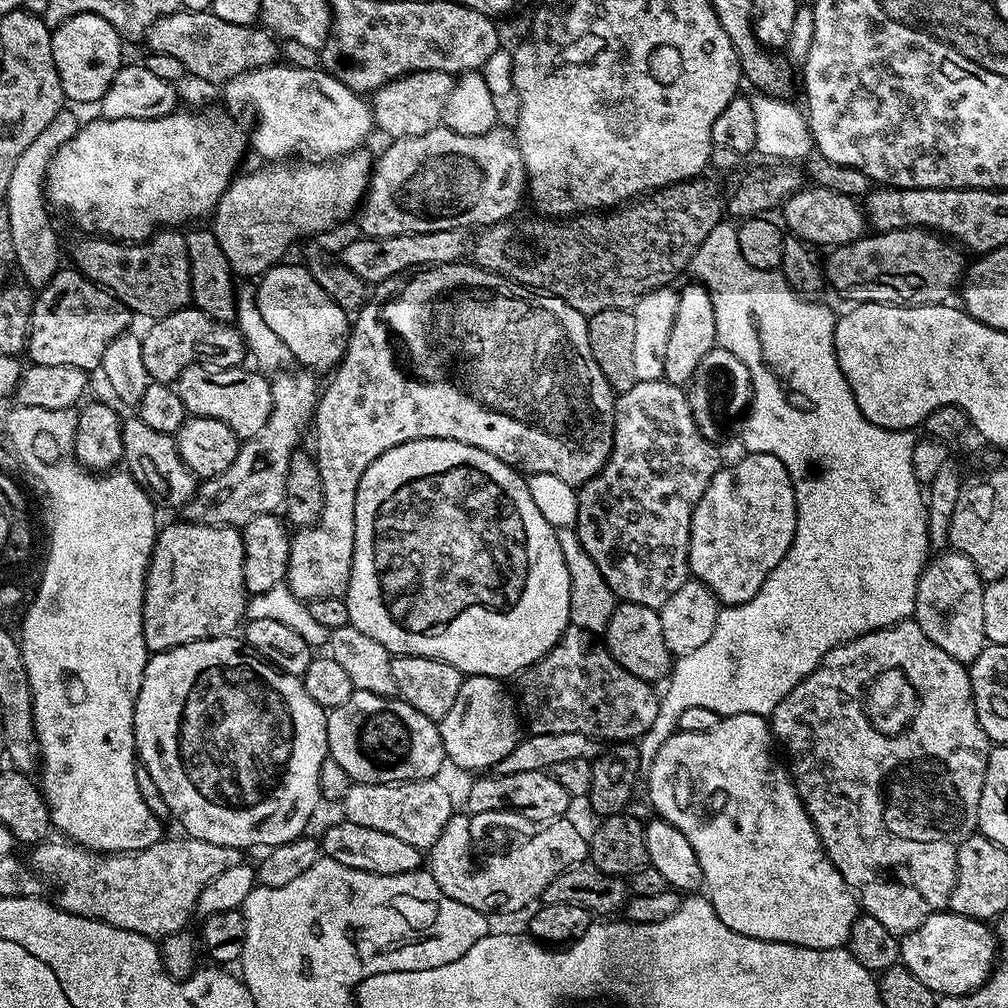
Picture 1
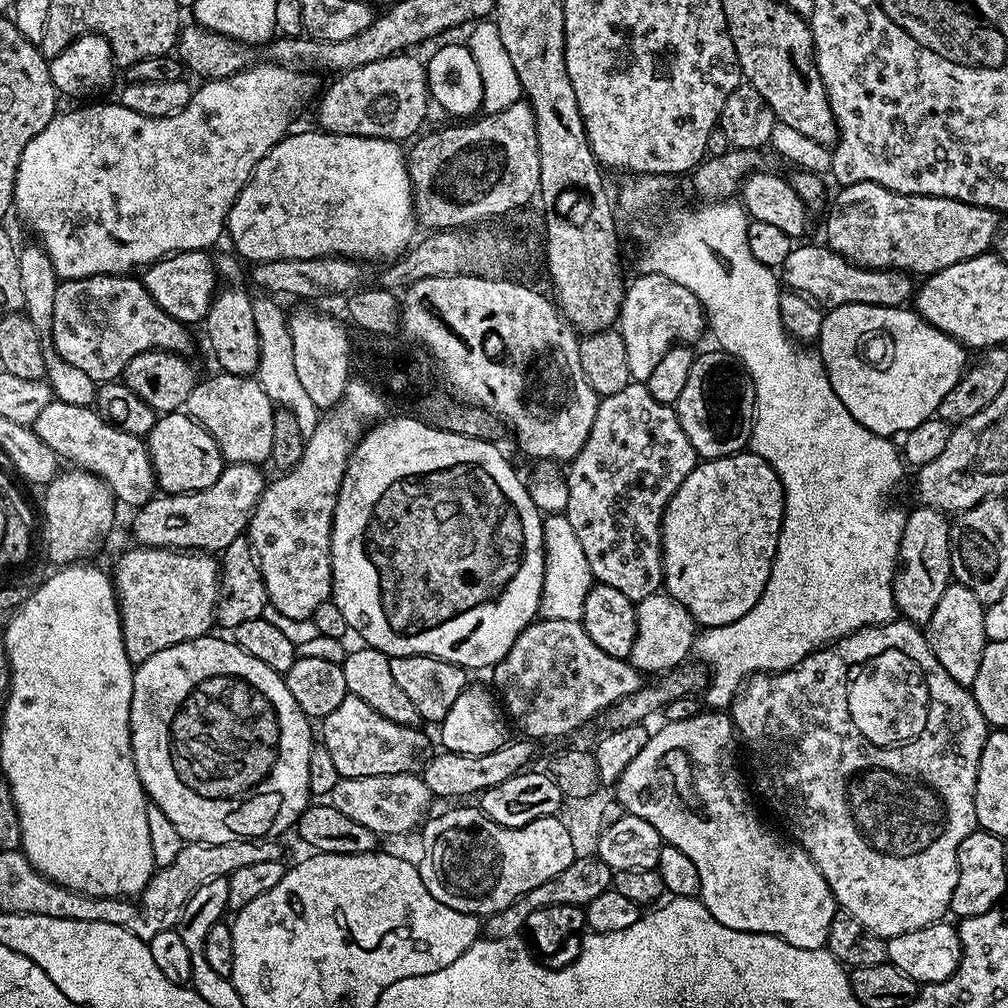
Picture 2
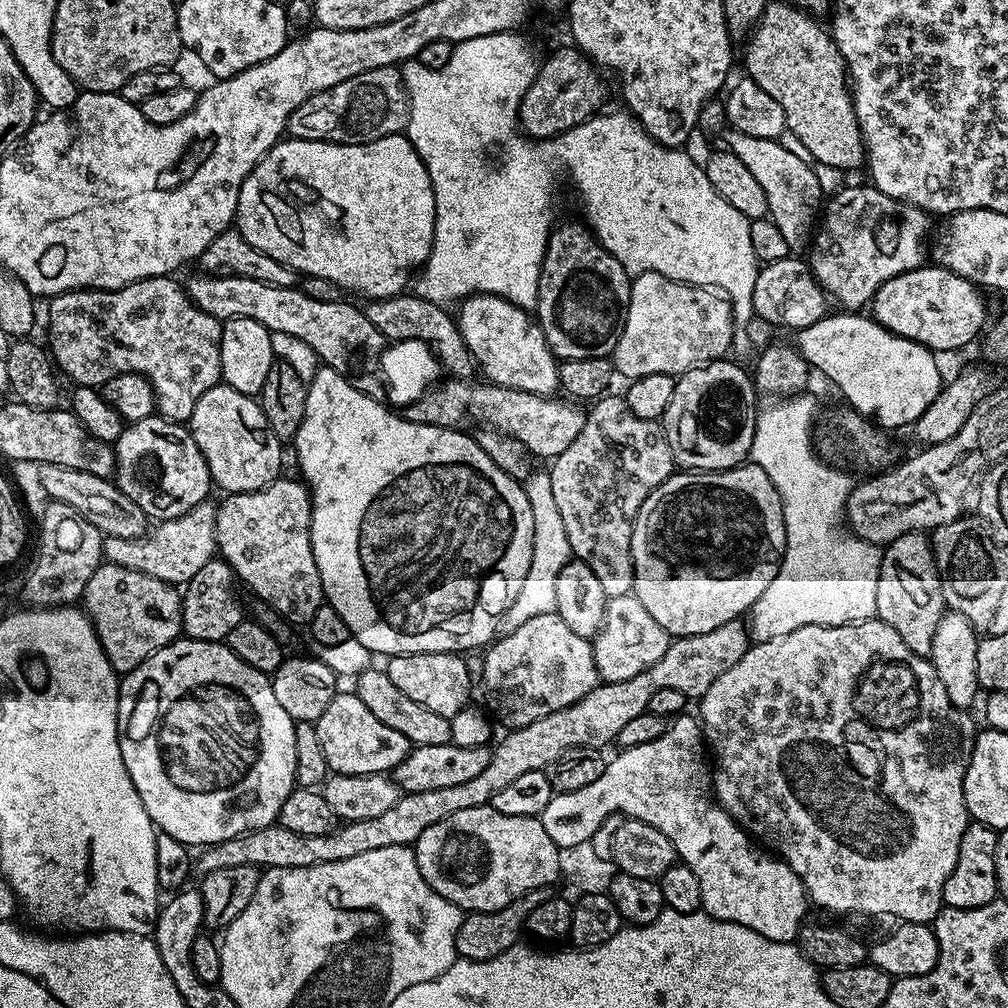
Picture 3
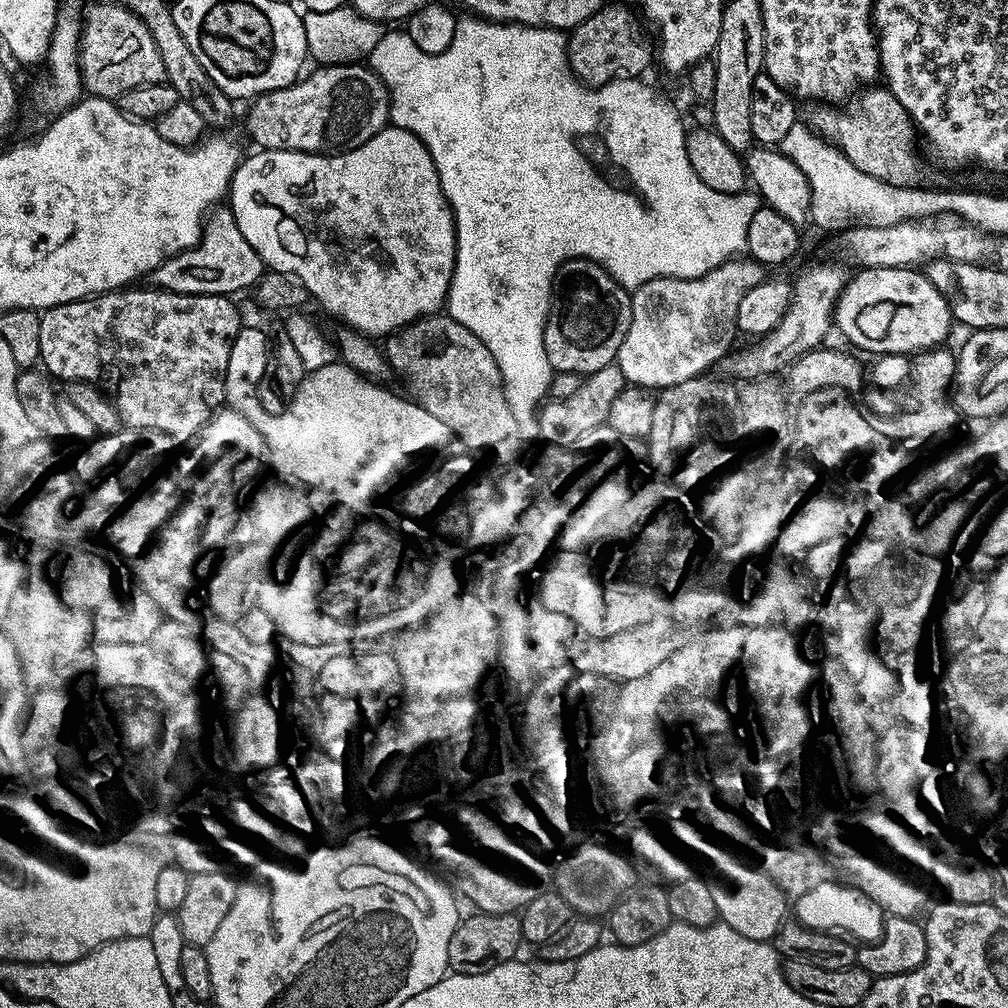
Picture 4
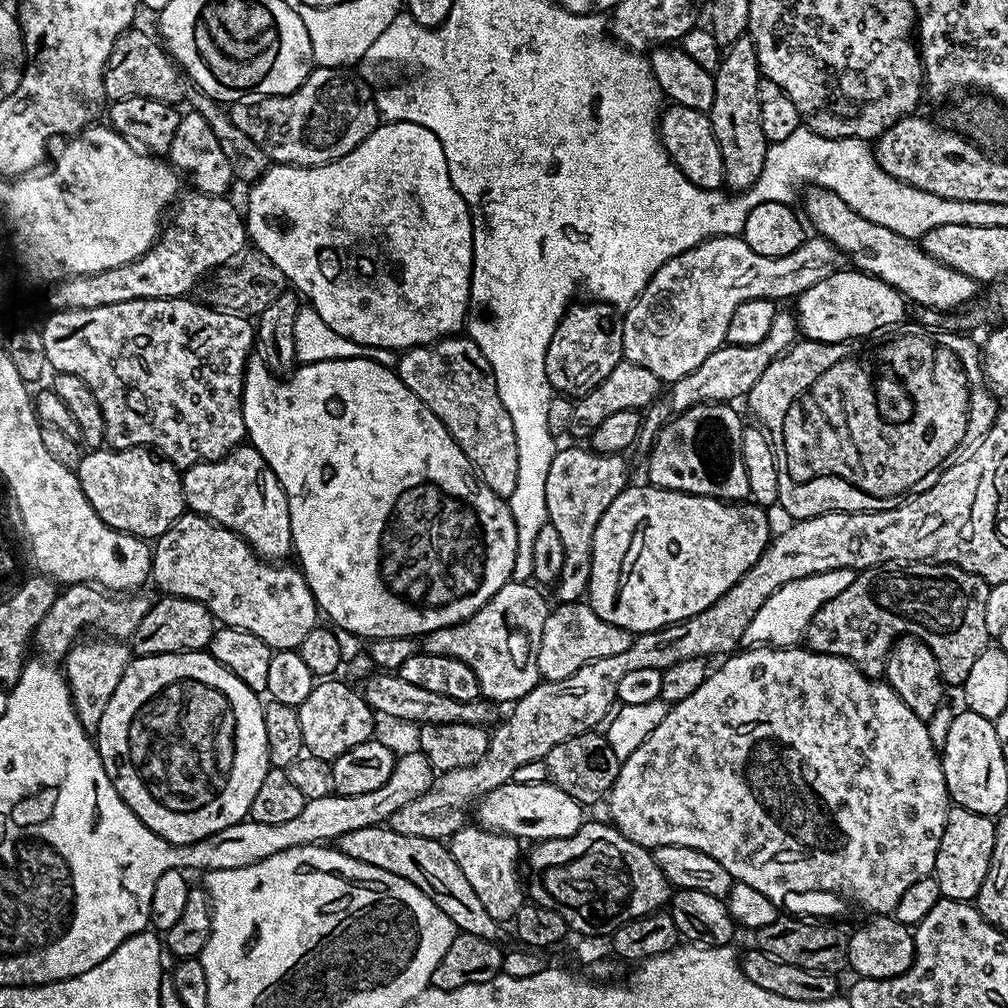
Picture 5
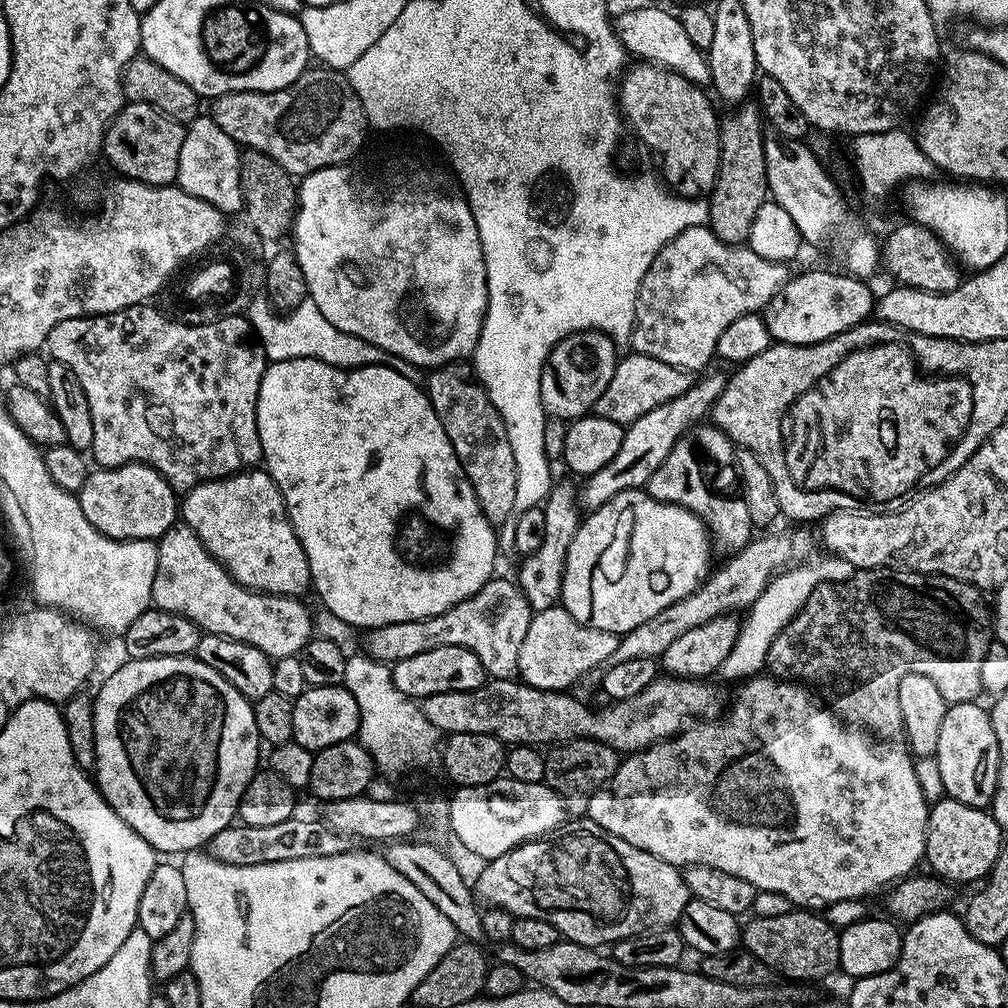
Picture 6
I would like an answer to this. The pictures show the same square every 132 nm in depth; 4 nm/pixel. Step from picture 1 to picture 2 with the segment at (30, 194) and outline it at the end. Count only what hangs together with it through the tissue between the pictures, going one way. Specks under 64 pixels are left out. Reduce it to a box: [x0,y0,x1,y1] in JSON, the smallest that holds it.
[19,244,97,406]

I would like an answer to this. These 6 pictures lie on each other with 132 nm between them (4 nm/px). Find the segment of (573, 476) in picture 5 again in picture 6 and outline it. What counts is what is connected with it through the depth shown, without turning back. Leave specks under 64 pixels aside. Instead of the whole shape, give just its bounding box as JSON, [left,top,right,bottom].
[514,484,582,613]

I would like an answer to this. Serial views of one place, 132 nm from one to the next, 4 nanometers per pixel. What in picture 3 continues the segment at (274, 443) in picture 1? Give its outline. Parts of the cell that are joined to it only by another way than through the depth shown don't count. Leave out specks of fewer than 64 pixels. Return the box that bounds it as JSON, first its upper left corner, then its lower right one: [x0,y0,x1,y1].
[103,503,217,586]

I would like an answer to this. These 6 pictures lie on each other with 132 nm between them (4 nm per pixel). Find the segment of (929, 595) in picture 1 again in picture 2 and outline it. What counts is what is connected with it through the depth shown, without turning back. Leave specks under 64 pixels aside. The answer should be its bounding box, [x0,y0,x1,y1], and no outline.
[926,582,986,686]

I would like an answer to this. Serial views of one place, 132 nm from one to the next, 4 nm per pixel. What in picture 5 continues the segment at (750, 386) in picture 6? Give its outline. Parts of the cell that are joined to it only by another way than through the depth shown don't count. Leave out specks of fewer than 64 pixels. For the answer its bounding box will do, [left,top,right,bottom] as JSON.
[746,338,843,468]

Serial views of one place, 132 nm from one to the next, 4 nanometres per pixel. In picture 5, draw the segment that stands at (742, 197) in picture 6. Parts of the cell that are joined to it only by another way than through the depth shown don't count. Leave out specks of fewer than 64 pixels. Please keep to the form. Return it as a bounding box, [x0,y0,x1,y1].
[710,36,769,192]

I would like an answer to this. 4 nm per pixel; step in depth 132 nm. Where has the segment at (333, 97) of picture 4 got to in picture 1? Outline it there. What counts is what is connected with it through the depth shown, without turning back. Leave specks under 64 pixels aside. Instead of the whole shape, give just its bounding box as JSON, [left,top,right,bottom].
[371,72,453,138]

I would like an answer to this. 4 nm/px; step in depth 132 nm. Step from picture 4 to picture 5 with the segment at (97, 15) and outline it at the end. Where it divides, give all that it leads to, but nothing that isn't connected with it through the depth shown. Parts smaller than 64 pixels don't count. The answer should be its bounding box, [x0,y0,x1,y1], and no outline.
[104,31,186,105]

